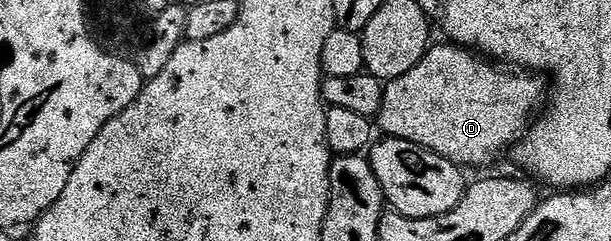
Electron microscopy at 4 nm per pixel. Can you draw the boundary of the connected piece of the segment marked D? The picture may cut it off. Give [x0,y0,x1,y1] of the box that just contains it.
[375,43,546,167]

